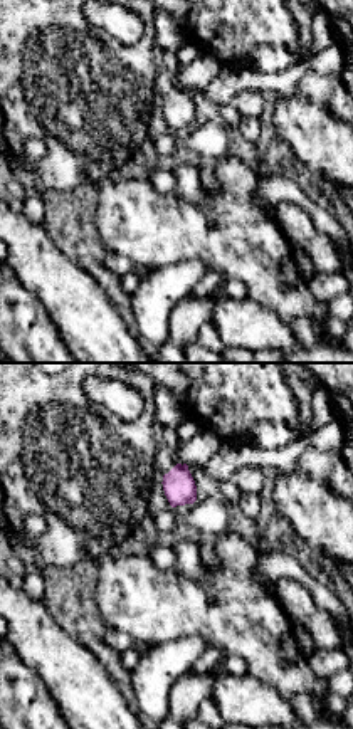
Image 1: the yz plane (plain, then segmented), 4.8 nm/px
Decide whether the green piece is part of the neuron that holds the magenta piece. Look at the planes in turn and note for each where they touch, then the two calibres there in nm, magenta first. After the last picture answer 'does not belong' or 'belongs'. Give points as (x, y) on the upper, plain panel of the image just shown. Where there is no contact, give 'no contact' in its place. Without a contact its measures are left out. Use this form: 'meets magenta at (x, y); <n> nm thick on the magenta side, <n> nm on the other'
no contact

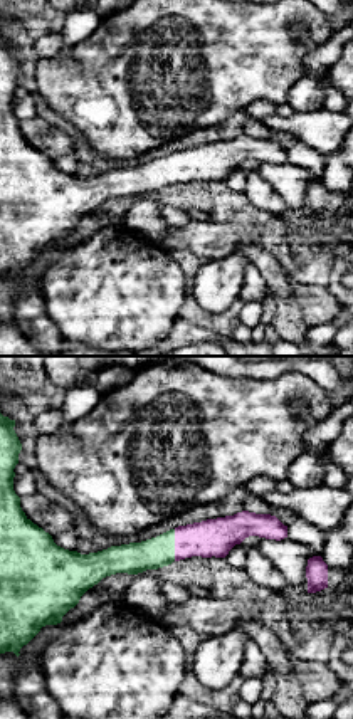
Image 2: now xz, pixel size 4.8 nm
meets magenta at (175, 168); 180 nm thick on the magenta side, 150 nm on the other

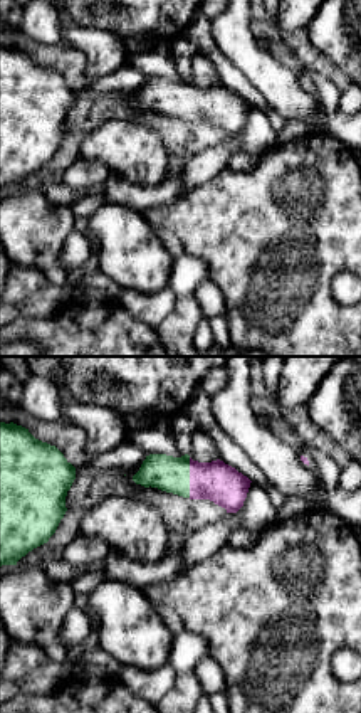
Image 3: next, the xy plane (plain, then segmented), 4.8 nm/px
meets magenta at (190, 101); 190 nm thick on the magenta side, 170 nm on the other

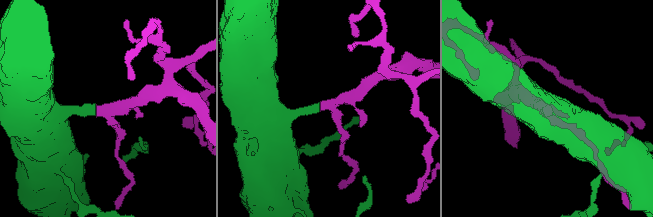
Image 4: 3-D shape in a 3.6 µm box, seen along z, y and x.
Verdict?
belongs

